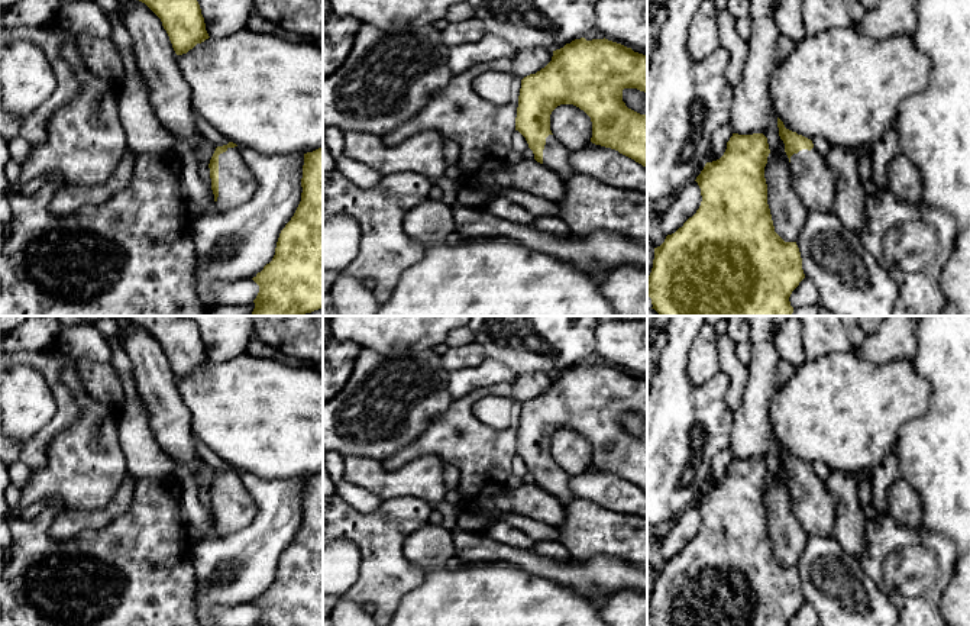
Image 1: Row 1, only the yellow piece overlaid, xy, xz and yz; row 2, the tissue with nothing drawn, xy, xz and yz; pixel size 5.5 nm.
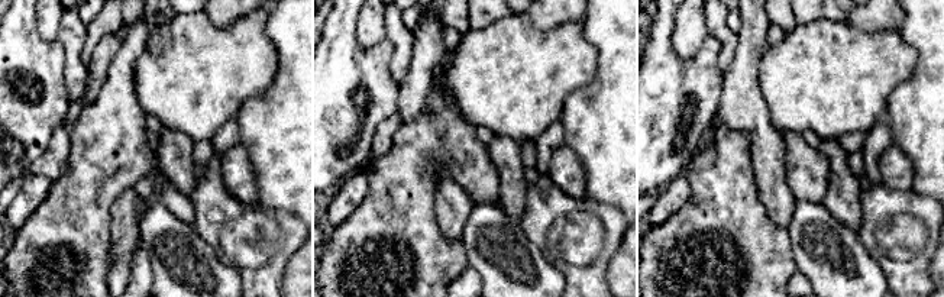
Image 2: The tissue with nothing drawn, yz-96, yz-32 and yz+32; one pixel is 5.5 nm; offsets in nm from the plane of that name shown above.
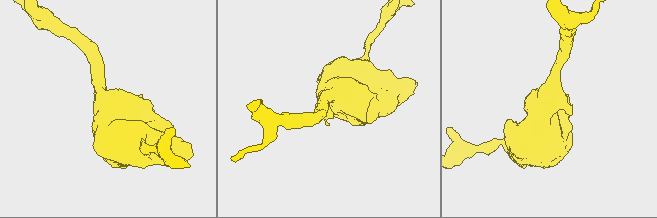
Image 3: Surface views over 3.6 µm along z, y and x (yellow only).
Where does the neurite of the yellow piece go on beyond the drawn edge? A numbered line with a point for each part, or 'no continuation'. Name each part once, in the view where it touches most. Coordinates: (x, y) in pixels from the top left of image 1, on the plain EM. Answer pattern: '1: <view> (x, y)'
1: xy (236, 509)

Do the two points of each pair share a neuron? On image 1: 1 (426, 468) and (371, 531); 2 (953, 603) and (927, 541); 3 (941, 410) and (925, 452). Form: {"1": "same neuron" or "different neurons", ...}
{"1": "different neurons", "2": "different neurons", "3": "same neuron"}

